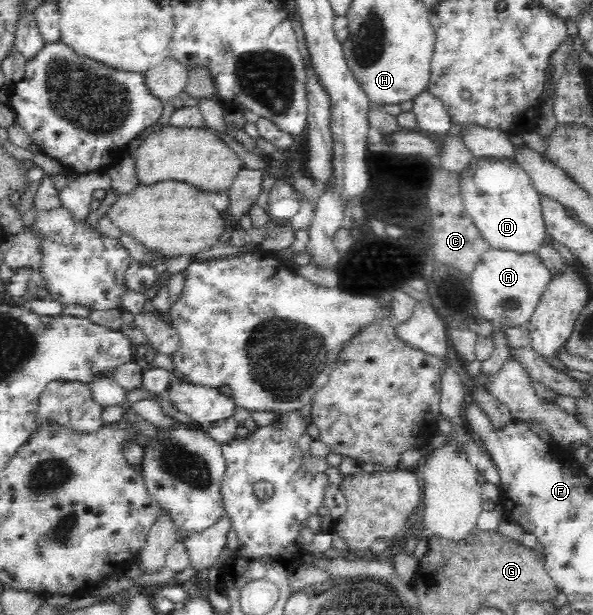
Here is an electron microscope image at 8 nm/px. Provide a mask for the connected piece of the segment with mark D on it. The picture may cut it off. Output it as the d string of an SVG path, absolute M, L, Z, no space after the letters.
M473 159L473 168L462 176L463 202L471 219L492 250L538 256L548 234L539 191L517 162Z

